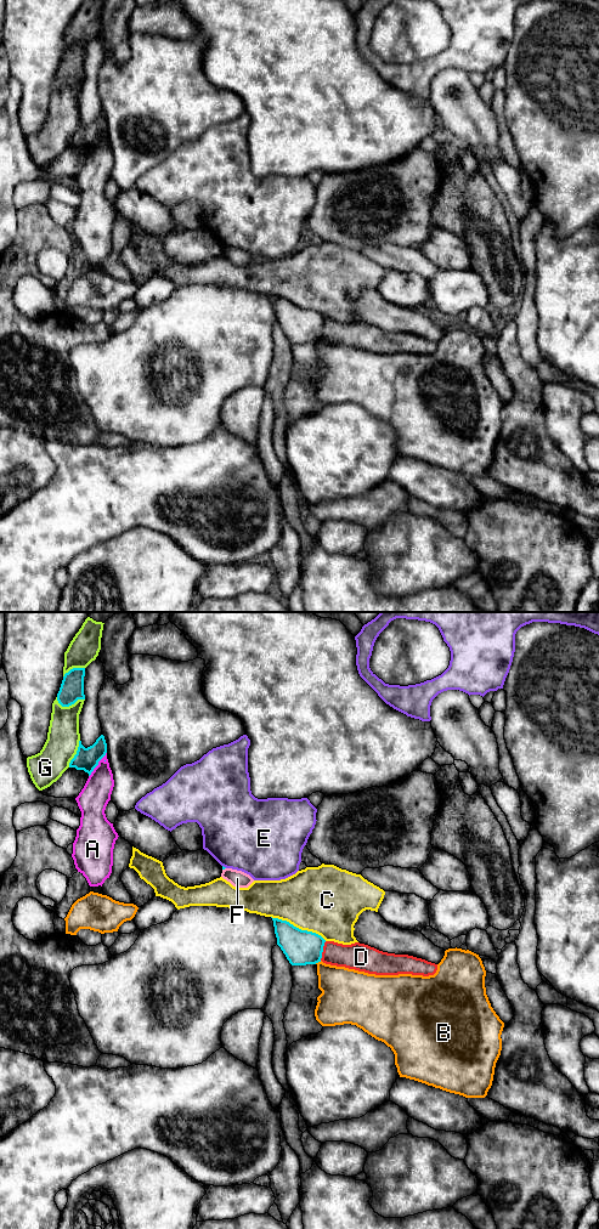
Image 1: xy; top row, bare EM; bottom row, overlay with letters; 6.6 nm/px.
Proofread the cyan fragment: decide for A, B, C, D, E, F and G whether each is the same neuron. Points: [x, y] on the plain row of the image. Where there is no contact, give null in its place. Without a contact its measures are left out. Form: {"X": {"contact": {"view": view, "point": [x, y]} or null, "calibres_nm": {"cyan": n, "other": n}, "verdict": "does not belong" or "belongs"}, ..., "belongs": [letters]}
{"A": {"contact": {"view": "xy", "point": [97, 142]}, "calibres_nm": {"cyan": 150, "other": 200}, "verdict": "does not belong"}, "B": {"contact": {"view": "xy", "point": [317, 340]}, "calibres_nm": {"cyan": 240, "other": 280}, "verdict": "does not belong"}, "C": {"contact": {"view": "xy", "point": [298, 306]}, "calibres_nm": {"cyan": 240, "other": 440}, "verdict": "does not belong"}, "D": {"contact": {"view": "xy", "point": [322, 329]}, "calibres_nm": {"cyan": 240, "other": 180}, "verdict": "does not belong"}, "E": {"contact": {"view": "xy", "point": [225, 245]}, "calibres_nm": {"cyan": 20, "other": 480}, "verdict": "does not belong"}, "F": {"contact": {"view": "xy", "point": [224, 247]}, "calibres_nm": {"cyan": 20, "other": 110}, "verdict": "does not belong"}, "G": {"contact": {"view": "xy", "point": [69, 83]}, "calibres_nm": {"cyan": 160, "other": 220}, "verdict": "does not belong"}, "belongs": []}

